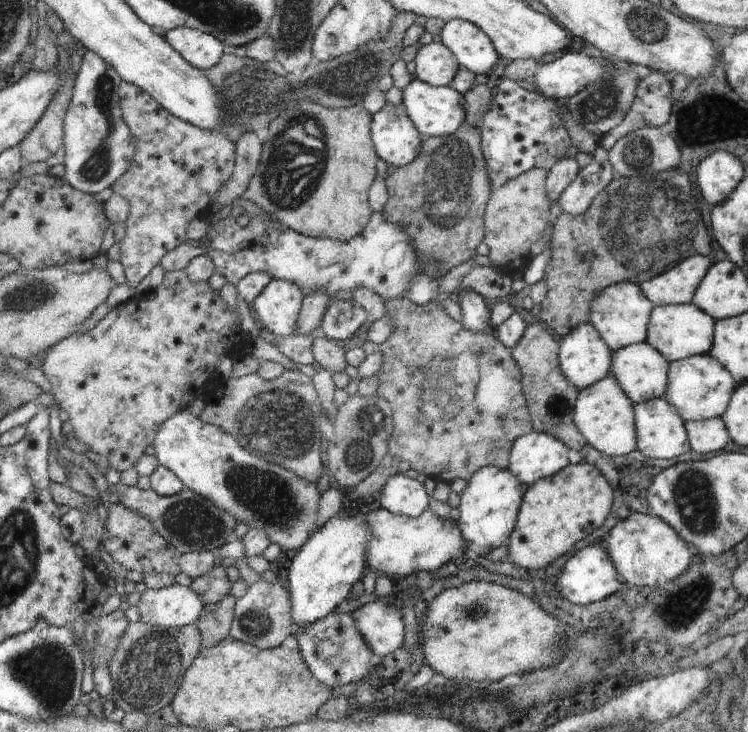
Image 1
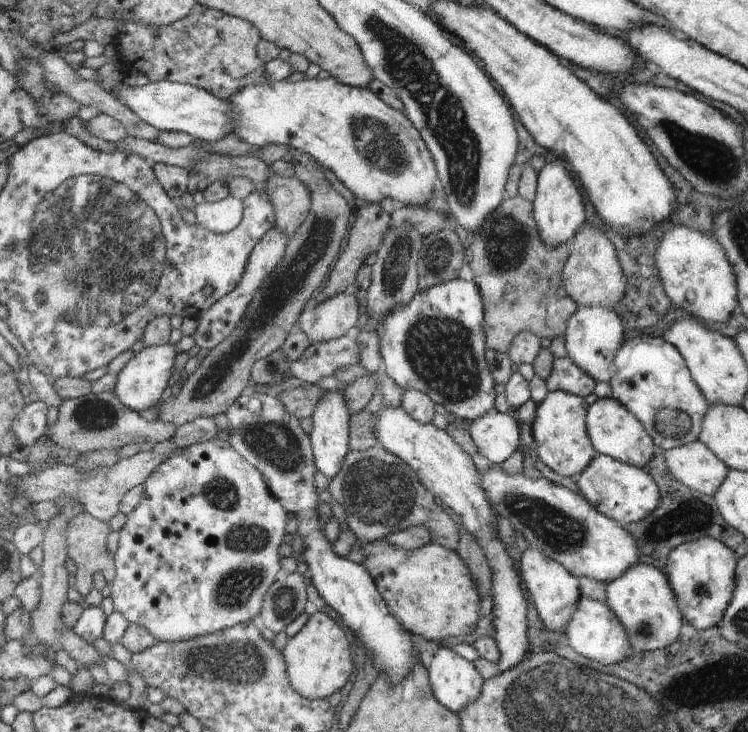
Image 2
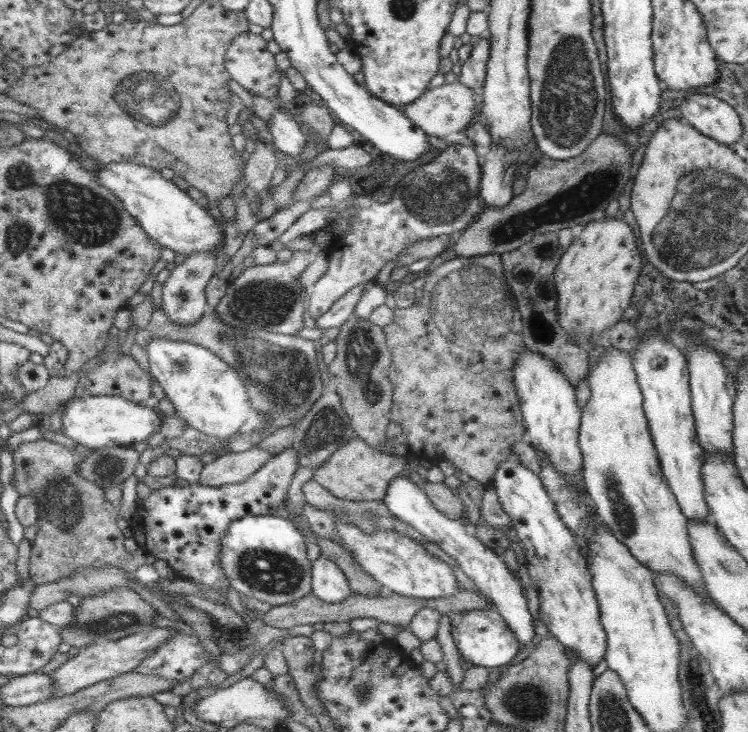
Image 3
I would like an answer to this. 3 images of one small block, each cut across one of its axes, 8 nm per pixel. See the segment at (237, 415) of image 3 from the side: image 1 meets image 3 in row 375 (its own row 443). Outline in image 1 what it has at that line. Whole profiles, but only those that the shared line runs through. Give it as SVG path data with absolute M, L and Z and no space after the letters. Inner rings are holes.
M186 409L175 413L173 416L170 416L157 430L156 435L154 436L153 442L154 450L156 451L155 456L160 461L165 468L168 468L173 474L178 476L178 479L184 484L185 489L191 489L193 492L196 492L199 496L204 496L207 500L210 500L215 506L225 509L226 512L232 514L235 517L237 522L241 521L244 524L247 524L250 529L257 527L259 530L262 530L269 538L272 543L278 544L284 552L294 551L300 549L308 540L309 537L317 528L317 507L319 504L319 498L321 494L318 493L316 483L310 483L309 481L301 480L301 477L296 477L292 472L287 472L285 469L282 469L280 466L274 465L273 463L265 462L260 460L256 456L245 452L244 449L240 448L237 444L237 441L234 440L230 434L223 432L220 428L217 428L215 425L205 424L200 420L190 414Z

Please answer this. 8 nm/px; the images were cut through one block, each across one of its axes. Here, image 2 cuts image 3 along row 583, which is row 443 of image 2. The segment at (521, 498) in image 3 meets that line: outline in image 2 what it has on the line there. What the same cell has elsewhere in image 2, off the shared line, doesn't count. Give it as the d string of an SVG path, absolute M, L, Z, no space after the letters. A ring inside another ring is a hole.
M549 392L546 400L537 404L534 421L531 423L533 448L540 460L562 476L576 478L588 468L597 452L586 430L586 411L589 404L579 396L562 392Z

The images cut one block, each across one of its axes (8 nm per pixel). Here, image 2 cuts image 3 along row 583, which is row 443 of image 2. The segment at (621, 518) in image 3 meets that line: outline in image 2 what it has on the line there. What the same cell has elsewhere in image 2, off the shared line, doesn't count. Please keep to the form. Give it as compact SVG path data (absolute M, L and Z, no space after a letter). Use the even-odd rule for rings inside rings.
M702 441L689 442L665 450L664 460L670 474L692 490L714 496L730 469Z

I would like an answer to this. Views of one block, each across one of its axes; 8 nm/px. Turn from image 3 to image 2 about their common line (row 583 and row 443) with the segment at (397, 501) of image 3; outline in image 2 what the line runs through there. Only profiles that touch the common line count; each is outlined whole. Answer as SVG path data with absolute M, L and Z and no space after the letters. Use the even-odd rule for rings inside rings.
M513 412L484 413L472 421L468 432L478 452L496 465L502 465L516 450L522 449L520 422Z

